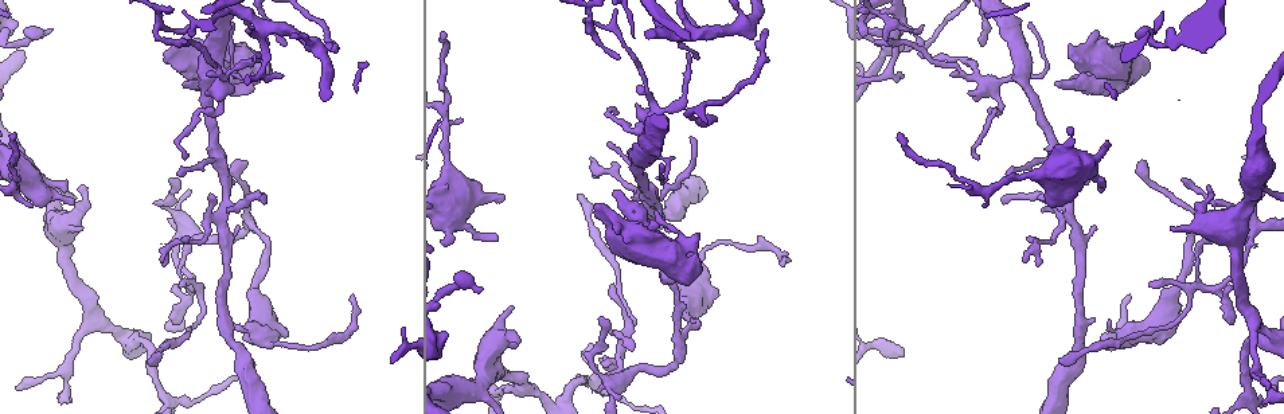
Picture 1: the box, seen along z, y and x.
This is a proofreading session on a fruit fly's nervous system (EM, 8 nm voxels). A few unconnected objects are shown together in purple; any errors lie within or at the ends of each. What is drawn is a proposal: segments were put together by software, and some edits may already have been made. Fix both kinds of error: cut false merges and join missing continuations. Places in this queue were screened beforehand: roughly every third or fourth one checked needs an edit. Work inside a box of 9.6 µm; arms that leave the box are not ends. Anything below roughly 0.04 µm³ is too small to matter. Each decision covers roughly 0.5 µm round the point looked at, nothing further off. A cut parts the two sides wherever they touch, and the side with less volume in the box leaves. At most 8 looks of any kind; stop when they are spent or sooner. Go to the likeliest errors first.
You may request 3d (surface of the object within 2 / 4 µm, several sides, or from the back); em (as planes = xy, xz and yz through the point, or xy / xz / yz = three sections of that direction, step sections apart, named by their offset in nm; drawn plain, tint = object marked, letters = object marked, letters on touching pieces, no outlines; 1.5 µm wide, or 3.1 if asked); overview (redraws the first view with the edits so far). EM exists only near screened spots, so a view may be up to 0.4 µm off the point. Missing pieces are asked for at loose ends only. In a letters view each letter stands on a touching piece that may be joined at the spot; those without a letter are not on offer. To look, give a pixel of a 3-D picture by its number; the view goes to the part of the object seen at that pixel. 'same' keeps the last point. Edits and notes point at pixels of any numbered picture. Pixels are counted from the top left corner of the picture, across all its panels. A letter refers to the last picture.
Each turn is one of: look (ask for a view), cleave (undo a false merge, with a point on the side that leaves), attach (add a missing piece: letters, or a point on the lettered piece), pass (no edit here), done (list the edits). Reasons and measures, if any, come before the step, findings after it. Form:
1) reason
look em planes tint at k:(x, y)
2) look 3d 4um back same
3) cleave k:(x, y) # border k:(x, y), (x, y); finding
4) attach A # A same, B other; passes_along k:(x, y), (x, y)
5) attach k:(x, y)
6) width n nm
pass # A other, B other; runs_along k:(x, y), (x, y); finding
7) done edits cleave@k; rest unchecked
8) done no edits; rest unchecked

branch stops here
look 3d 4um at 1:(51, 29)

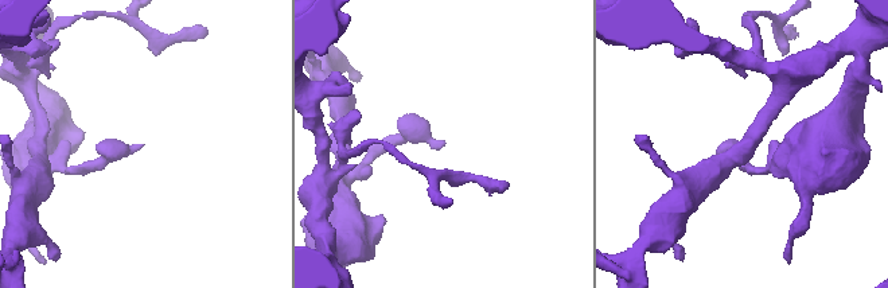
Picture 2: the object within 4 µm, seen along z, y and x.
shape alone is not enough
look em yz step 4 tint at 2:(441, 144)

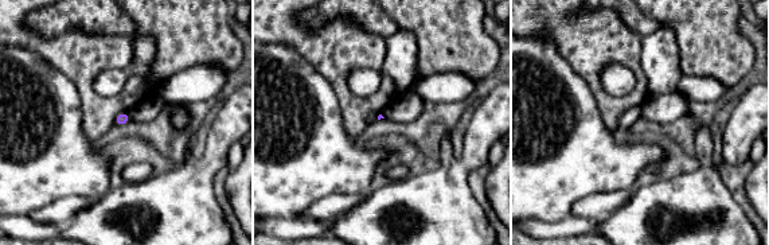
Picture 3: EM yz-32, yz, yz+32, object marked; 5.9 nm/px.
look em planes letters same

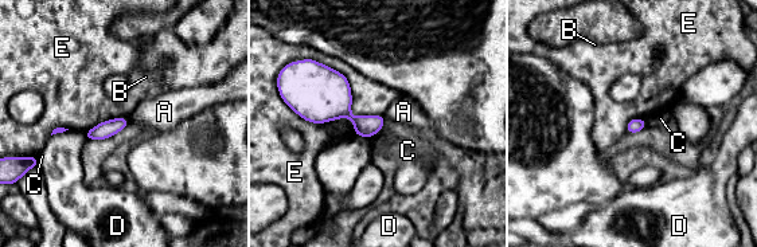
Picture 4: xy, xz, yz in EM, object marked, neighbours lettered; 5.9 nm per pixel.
pass # A other, B other, C other, D other, E other; border 4:(312, 59), (382, 117); none of them fits

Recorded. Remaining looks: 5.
sharp bend
look 3d 2um back at 1:(247, 220)

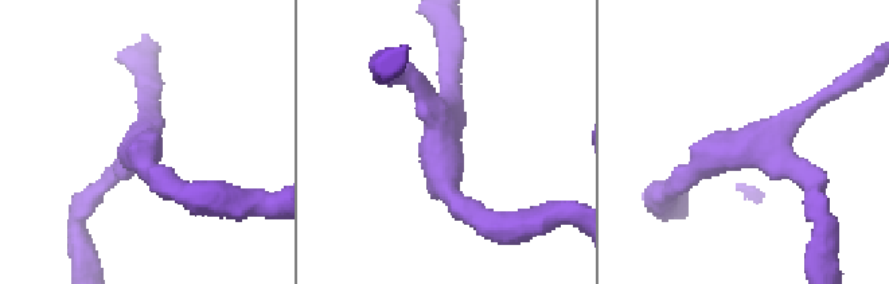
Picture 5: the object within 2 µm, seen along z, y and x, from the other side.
look em yz step 8 tint at 5:(755, 142)

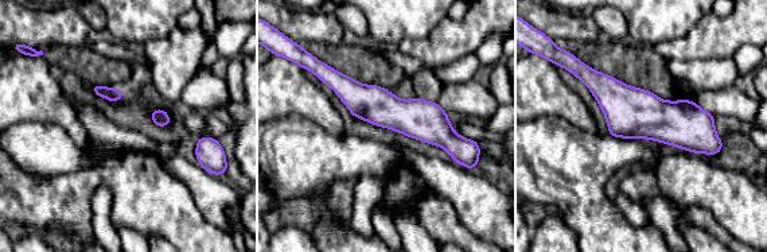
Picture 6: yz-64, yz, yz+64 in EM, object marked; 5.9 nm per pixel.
look em planes letters same

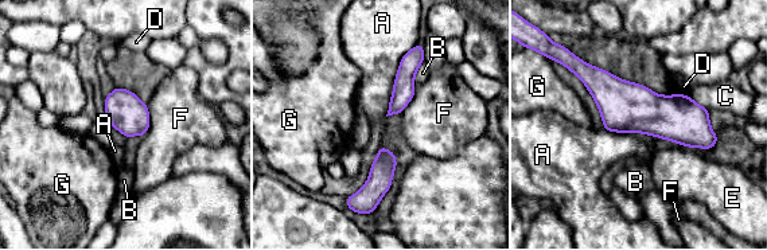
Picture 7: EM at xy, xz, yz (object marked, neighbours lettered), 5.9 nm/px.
longest_contact A 460 nm
pass # A other, B other, C other, D other, E other, F other, G other; runs_along 7:(571, 65), (711, 143); all the same neuron

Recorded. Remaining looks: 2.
done no edits; rest unchecked

